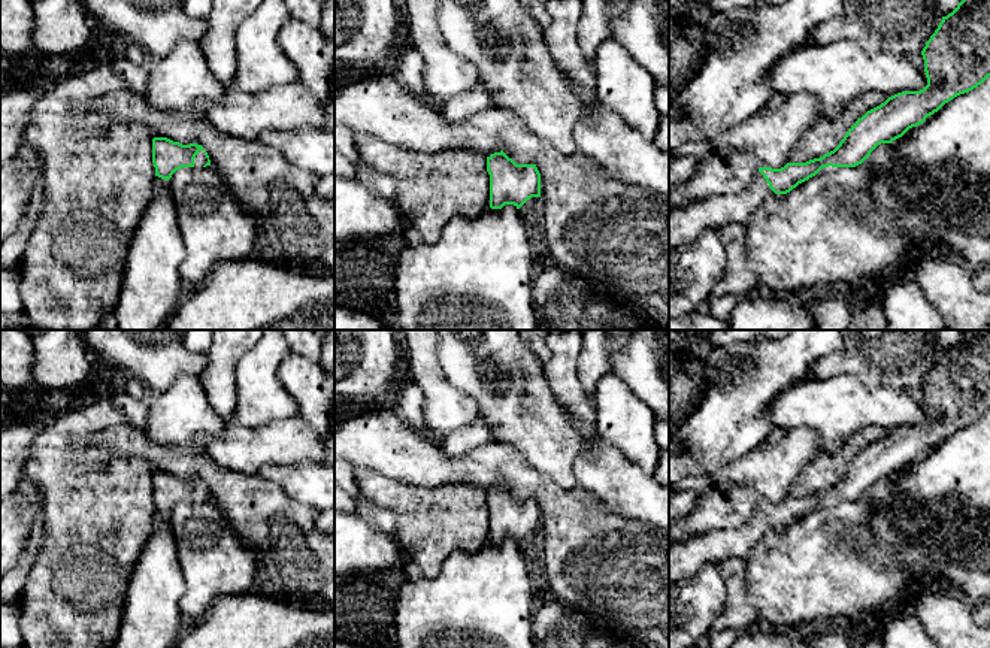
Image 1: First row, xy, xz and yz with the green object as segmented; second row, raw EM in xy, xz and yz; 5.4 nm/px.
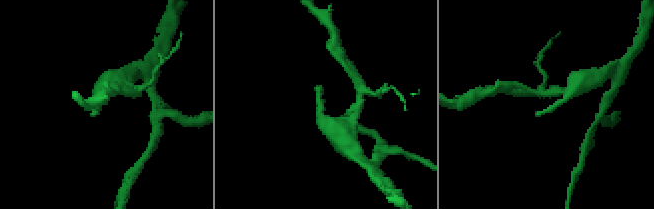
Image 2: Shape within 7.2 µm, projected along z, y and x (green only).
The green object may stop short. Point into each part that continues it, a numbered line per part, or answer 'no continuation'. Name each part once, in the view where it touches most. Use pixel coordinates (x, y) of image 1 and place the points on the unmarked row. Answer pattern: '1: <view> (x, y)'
1: xy (200, 494)

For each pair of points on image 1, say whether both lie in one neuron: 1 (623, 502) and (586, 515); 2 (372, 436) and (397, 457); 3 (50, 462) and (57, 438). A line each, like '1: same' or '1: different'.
1: different
2: same
3: different

